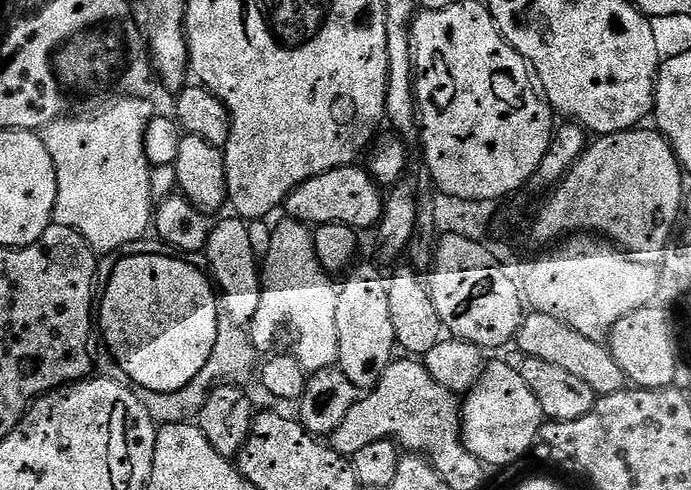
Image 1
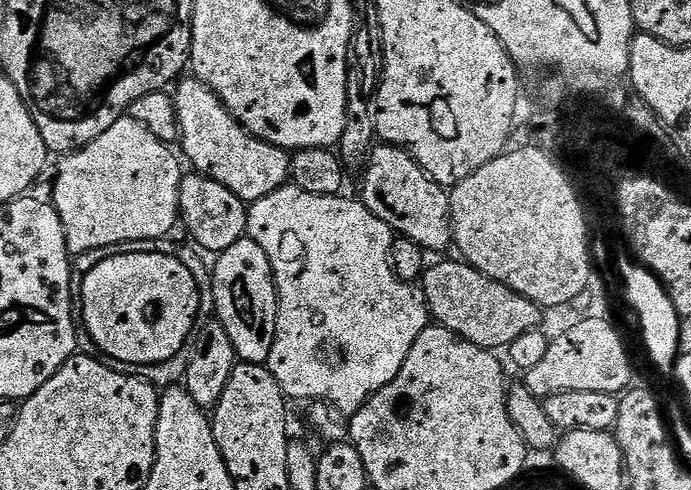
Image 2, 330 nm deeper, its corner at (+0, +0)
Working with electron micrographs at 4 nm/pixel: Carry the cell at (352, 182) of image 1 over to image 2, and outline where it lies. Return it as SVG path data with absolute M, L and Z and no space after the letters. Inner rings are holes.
M184 78L175 85L176 121L180 127L179 147L184 147L183 159L193 164L195 171L201 176L209 176L214 182L226 186L236 197L251 206L255 200L266 198L266 194L274 194L274 190L283 188L289 183L292 171L292 158L283 148L274 146L265 140L259 140L250 134L226 110L226 106L218 98L216 92L210 90L202 81L195 78Z

